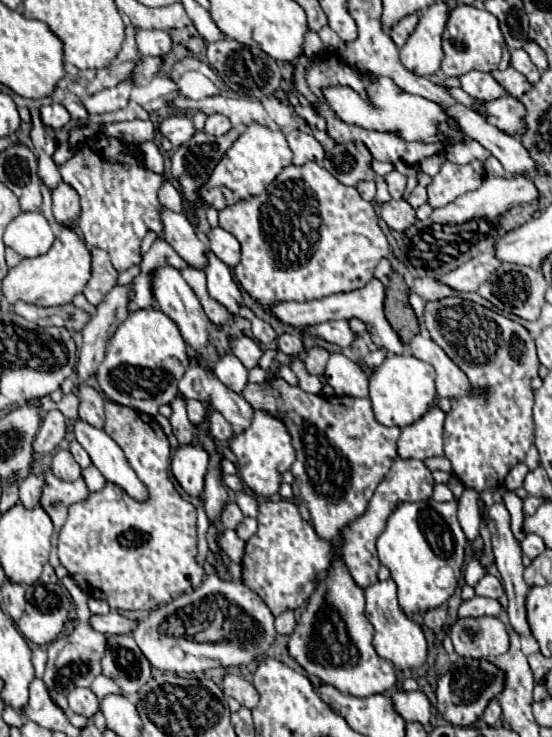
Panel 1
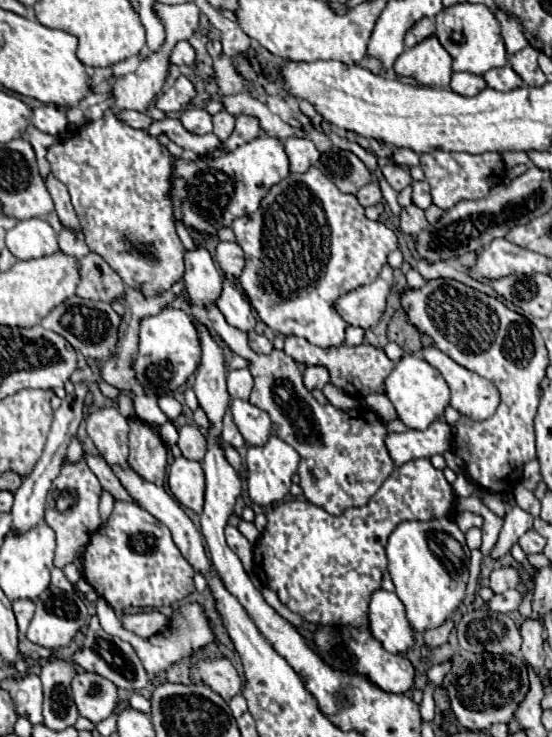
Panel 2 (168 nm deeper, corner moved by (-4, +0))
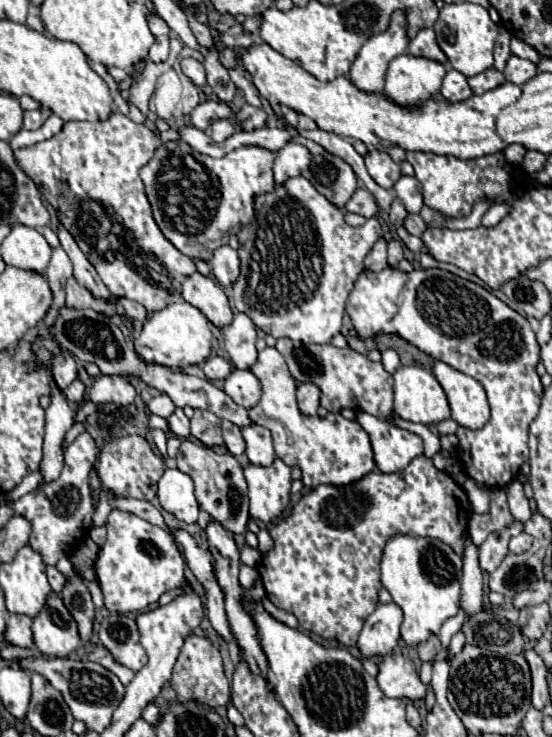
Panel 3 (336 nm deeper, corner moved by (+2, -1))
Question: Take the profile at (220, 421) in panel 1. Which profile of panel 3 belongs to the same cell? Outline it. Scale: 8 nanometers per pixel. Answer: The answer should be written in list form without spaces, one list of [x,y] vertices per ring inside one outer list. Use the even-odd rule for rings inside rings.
[[[223,420],[223,440],[225,440],[227,450],[233,456],[241,456],[245,452],[245,440],[241,436],[241,428],[227,422],[227,420]]]

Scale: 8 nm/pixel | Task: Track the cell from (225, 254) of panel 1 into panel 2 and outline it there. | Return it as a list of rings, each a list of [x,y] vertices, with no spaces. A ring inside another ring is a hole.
[[[219,241],[215,249],[215,261],[219,263],[221,271],[229,277],[239,277],[245,267],[243,249],[233,241]]]

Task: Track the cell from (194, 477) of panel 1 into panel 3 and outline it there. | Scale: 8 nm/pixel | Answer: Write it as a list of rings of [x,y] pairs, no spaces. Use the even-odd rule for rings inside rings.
[[[165,470],[165,474],[159,480],[157,498],[161,508],[171,512],[177,520],[185,524],[197,522],[199,504],[193,494],[193,482],[181,470]]]

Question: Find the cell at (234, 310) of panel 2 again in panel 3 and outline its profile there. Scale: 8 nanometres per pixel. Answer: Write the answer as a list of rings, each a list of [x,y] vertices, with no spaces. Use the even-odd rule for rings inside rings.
[[[235,312],[231,326],[223,330],[223,344],[231,362],[239,370],[249,370],[257,362],[255,340],[257,340],[257,332],[251,318],[247,318],[247,314]]]

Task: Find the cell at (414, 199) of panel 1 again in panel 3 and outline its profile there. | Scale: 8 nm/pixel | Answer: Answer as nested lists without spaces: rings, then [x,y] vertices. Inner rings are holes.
[[[401,176],[395,182],[393,188],[397,192],[397,198],[407,208],[407,212],[417,214],[423,208],[423,194],[421,194],[421,184],[419,184],[417,178],[413,178],[413,176]]]

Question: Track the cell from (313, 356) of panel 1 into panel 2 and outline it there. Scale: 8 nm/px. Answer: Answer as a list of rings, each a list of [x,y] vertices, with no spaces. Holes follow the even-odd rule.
[[[323,365],[307,367],[303,373],[303,381],[307,389],[321,389],[321,385],[329,383],[329,371]]]

